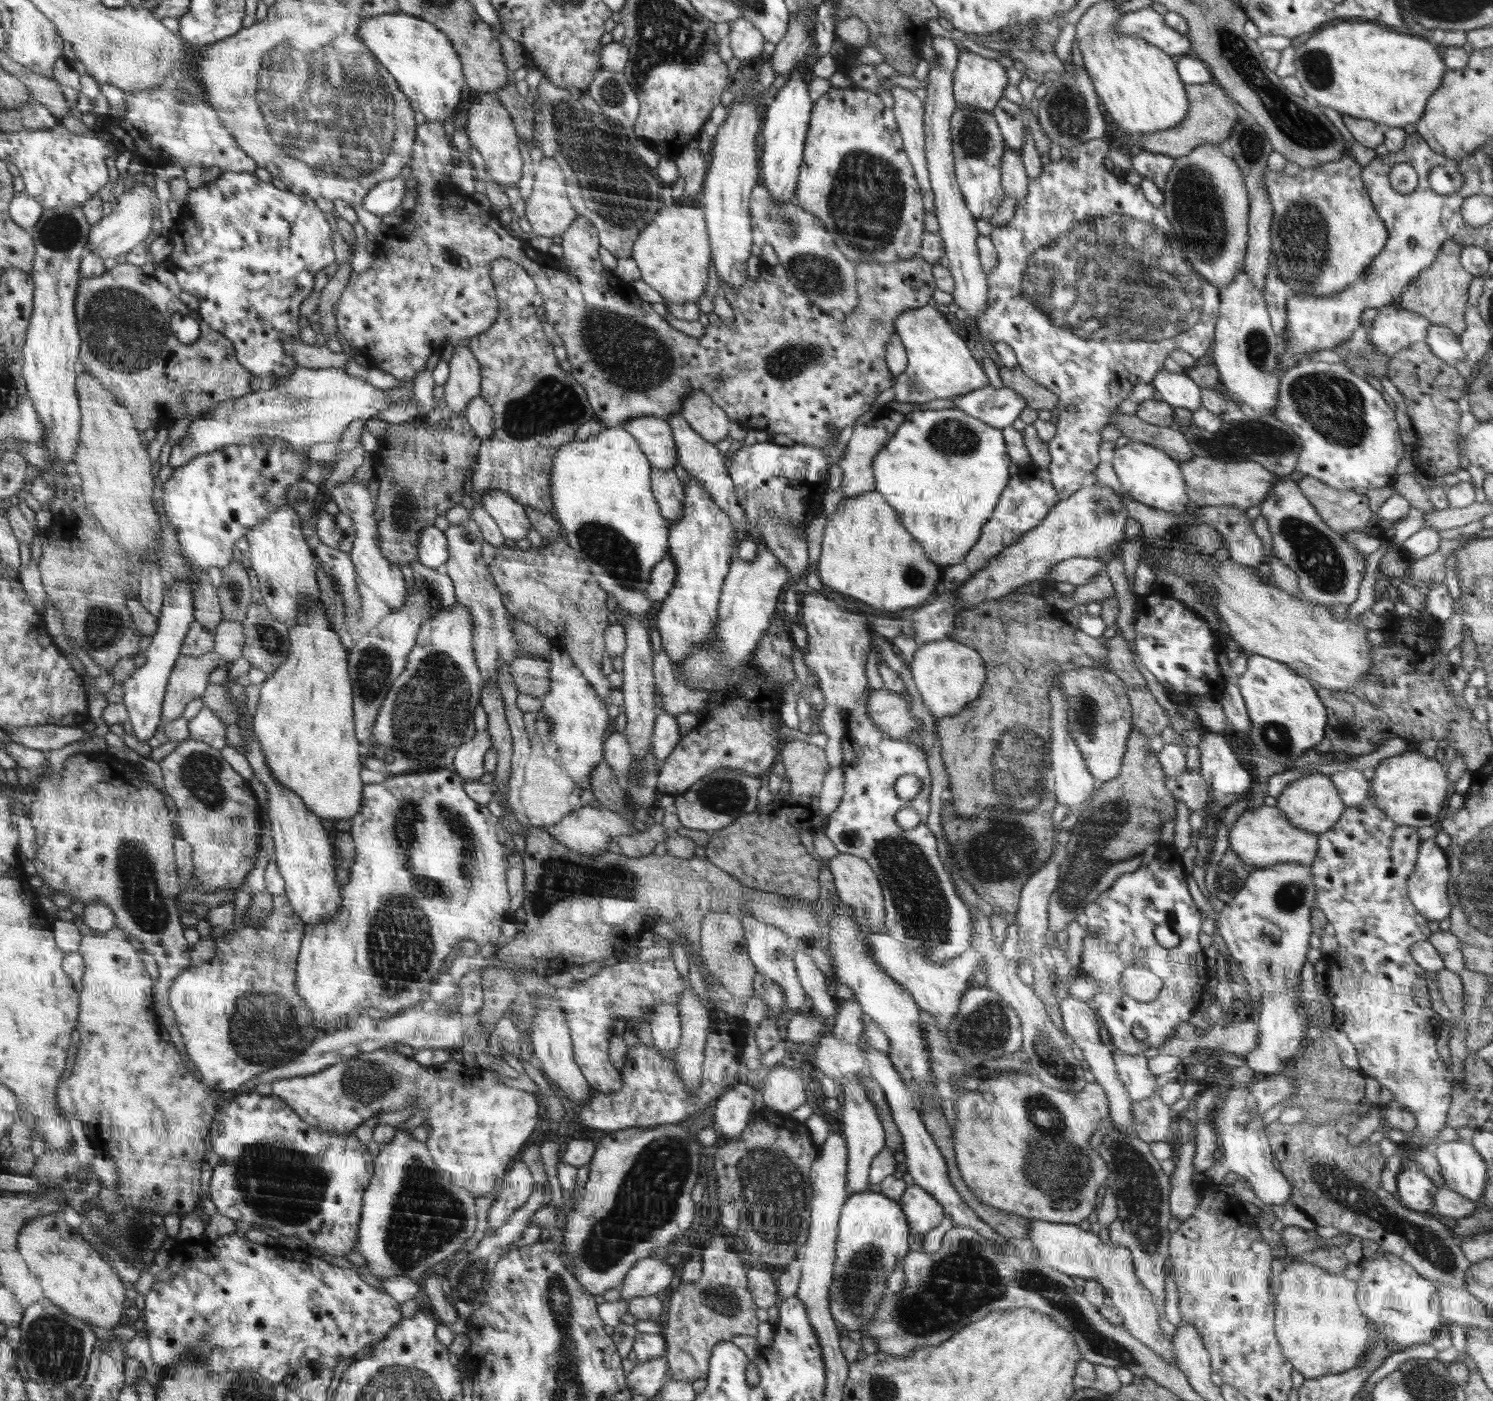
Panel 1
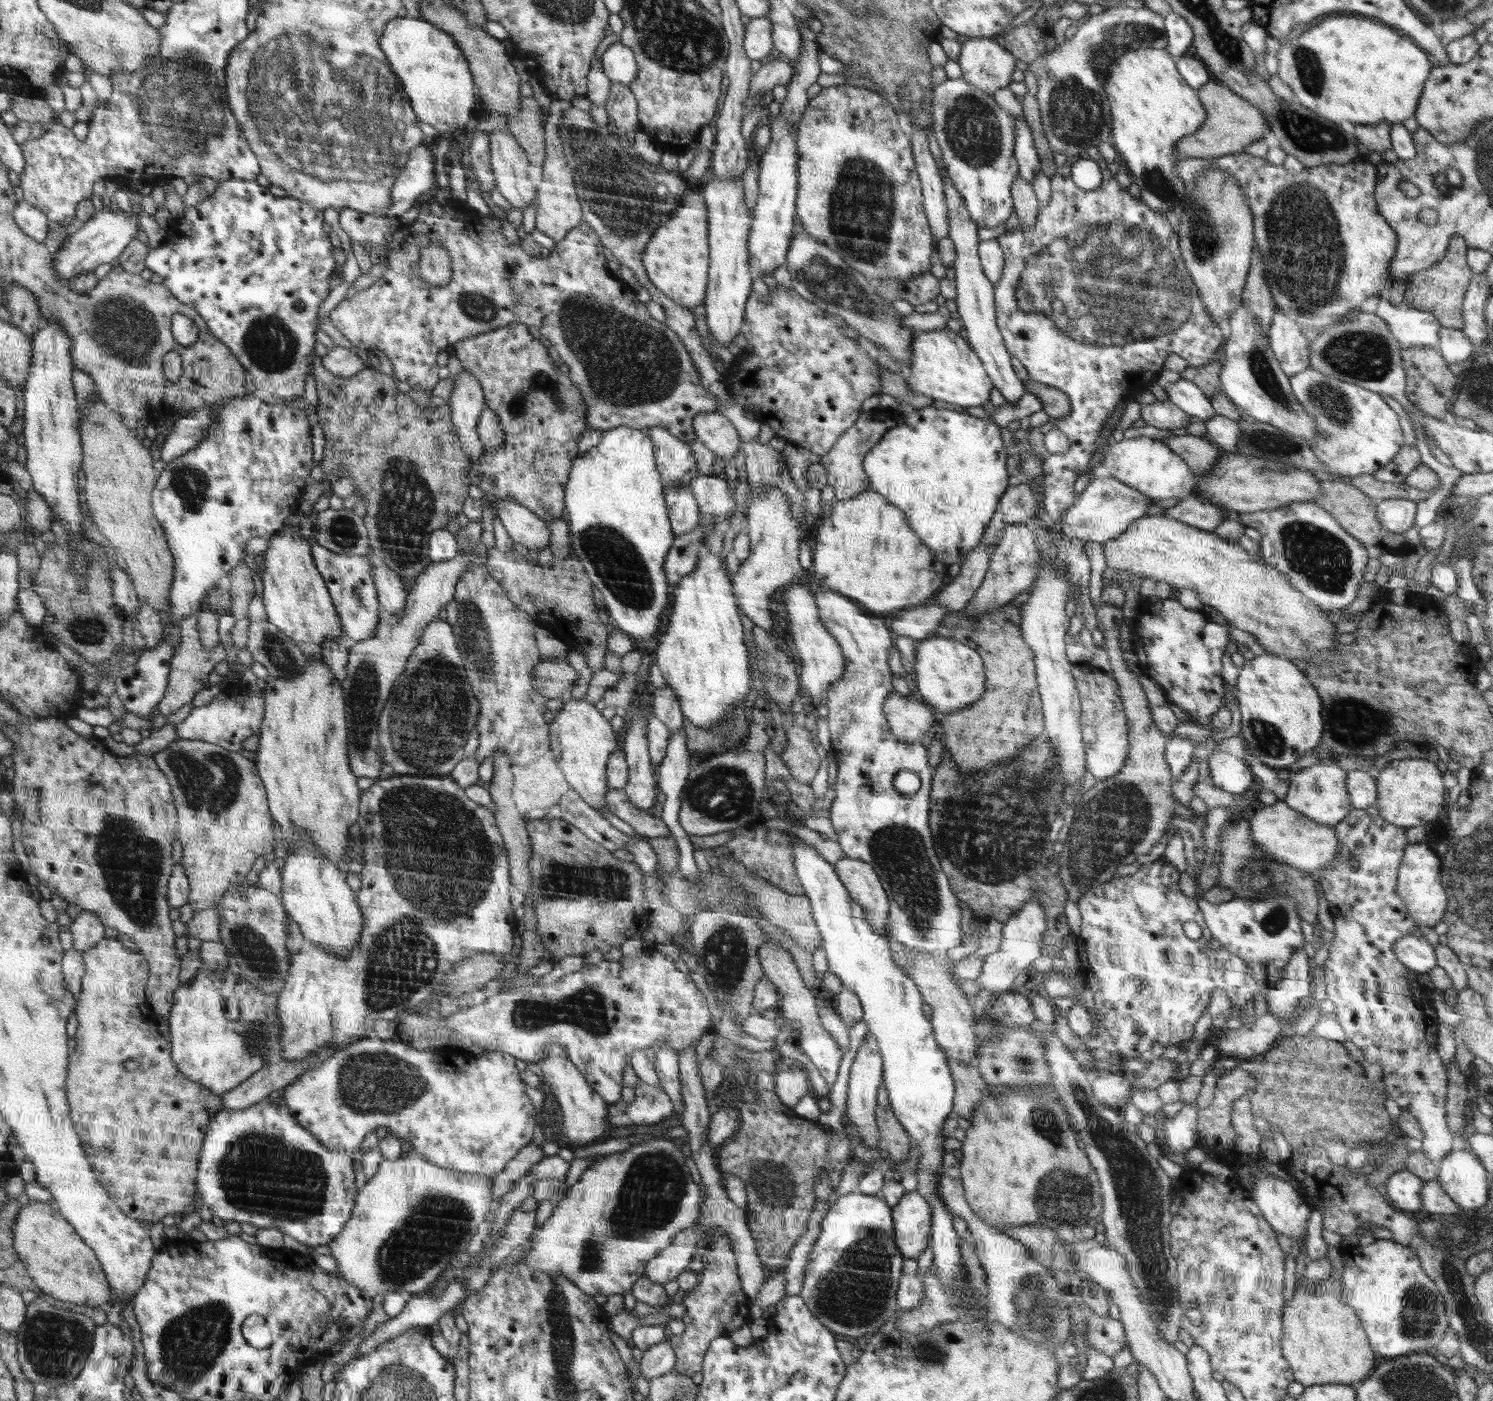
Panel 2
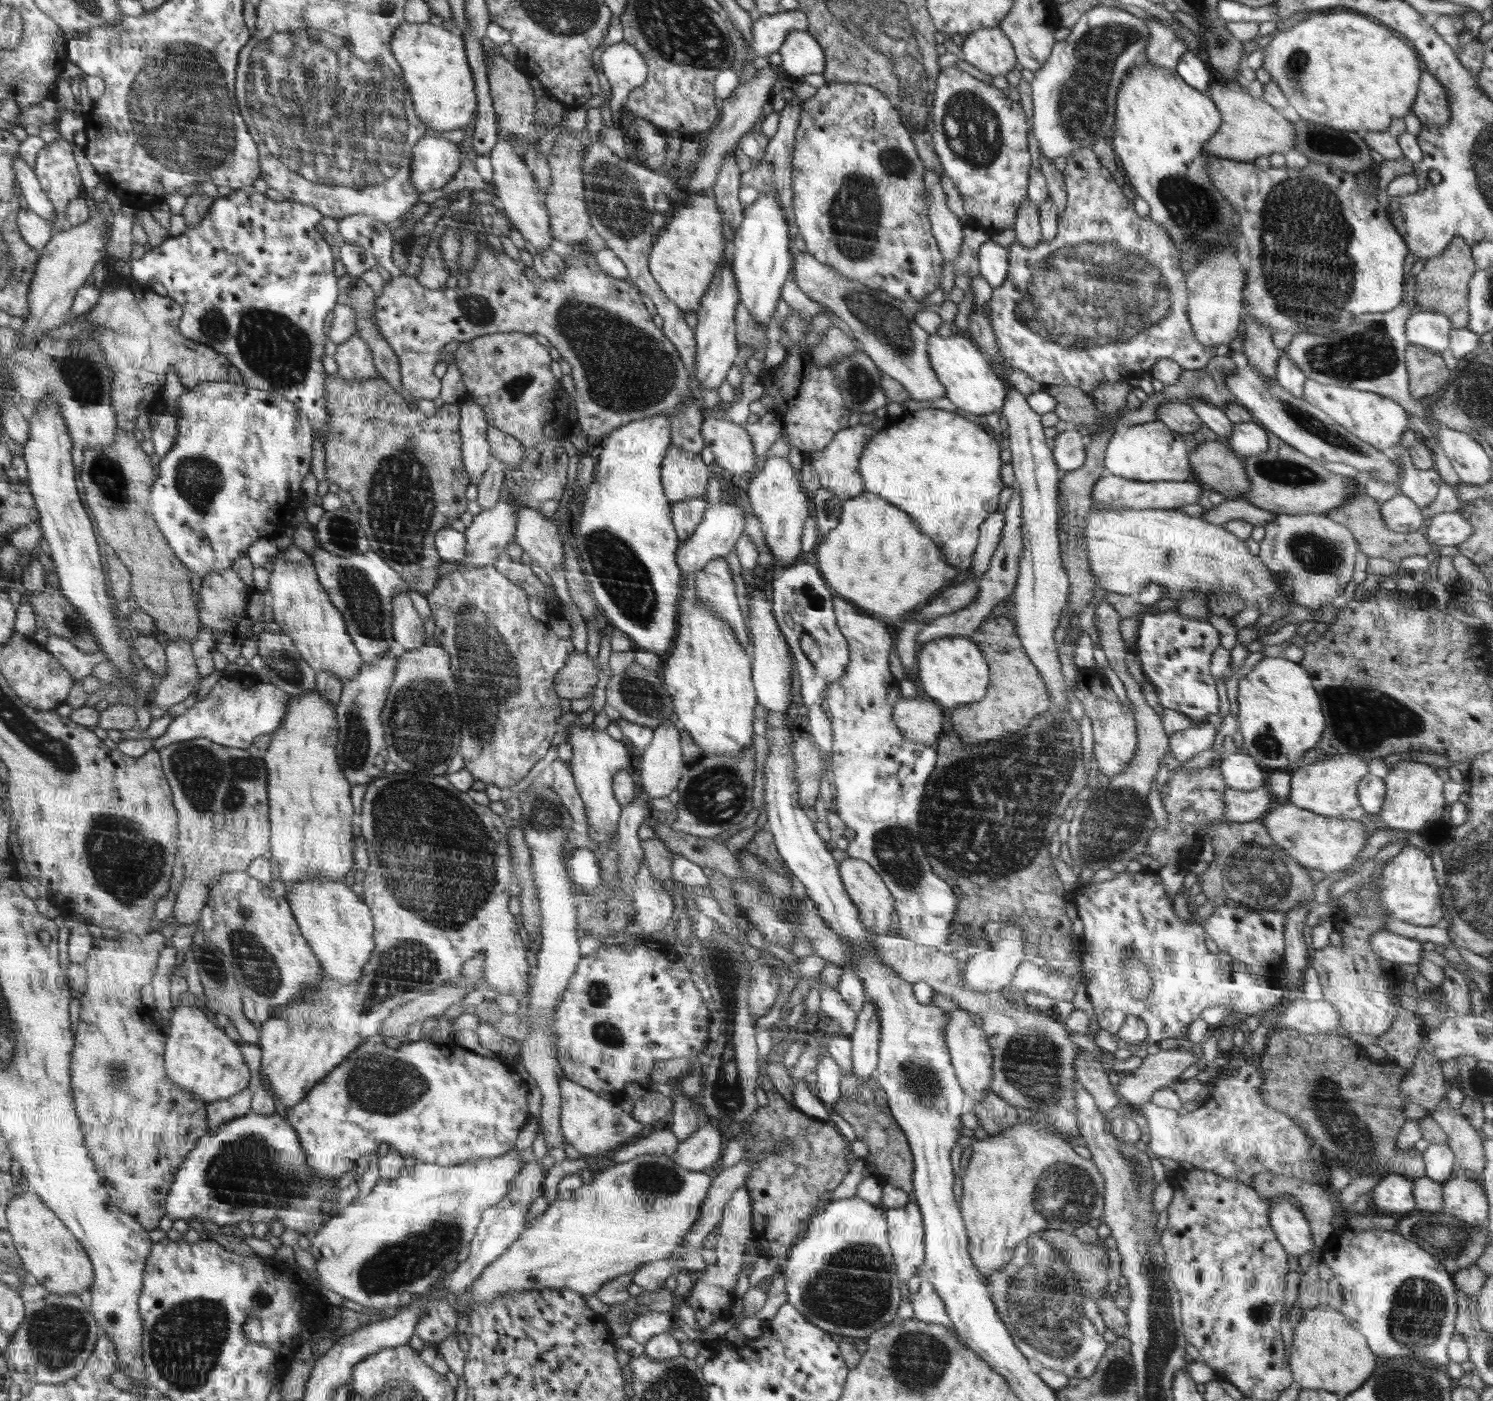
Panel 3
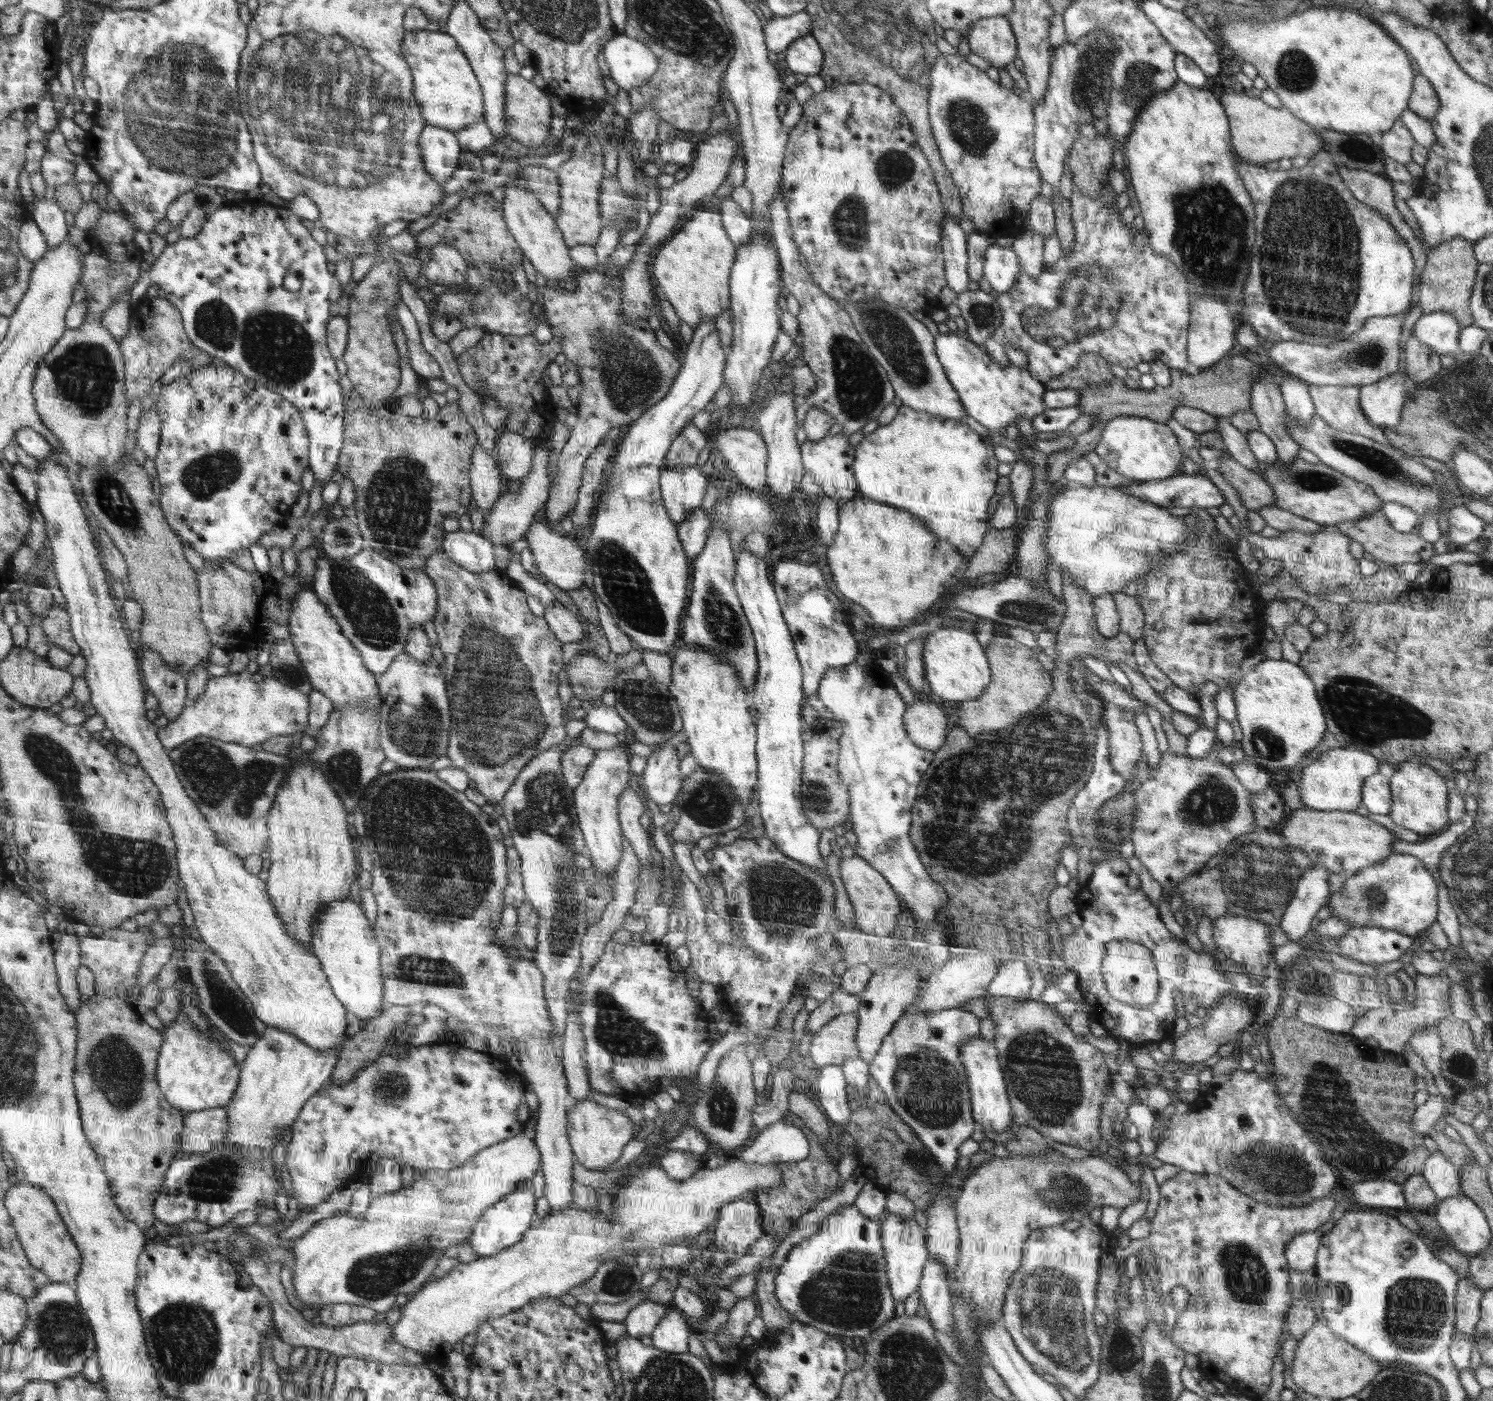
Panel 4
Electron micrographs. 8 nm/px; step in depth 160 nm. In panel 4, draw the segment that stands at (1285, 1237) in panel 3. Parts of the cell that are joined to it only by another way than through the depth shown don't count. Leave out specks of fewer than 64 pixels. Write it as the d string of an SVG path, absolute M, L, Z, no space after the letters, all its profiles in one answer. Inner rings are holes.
M1304 1231L1293 1236L1286 1245L1285 1257L1289 1268L1301 1271L1314 1271L1317 1261L1317 1250L1322 1233Z

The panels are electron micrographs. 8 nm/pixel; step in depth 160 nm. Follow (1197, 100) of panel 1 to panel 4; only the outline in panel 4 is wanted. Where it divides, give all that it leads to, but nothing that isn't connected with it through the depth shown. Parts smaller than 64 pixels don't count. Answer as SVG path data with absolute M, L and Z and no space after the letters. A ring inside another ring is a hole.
M1222 94L1220 102L1230 120L1231 149L1241 162L1265 164L1280 158L1303 156L1308 159L1318 154L1322 139L1316 128L1296 118L1286 107L1273 108L1254 95Z

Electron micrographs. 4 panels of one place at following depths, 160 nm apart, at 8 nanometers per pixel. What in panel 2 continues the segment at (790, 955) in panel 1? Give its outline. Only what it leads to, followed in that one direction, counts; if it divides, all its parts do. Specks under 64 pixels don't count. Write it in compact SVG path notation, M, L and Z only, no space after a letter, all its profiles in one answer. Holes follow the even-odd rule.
M775 939L764 942L758 948L758 958L764 977L774 983L780 994L777 1009L780 1012L780 1020L796 1020L800 1023L800 1047L801 1050L819 1070L824 1077L828 1088L834 1084L837 1079L839 1066L843 1060L844 1053L842 1049L823 1028L819 1019L819 1009L816 1007L816 999L814 998L815 990L808 988L807 984L801 978L798 968L794 966L790 954L785 950L784 946L780 946Z

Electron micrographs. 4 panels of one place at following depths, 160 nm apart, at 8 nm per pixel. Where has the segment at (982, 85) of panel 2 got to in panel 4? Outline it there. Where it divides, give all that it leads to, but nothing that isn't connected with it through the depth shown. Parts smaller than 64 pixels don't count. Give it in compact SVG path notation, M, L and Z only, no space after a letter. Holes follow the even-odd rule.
M1004 15L975 22L966 31L971 52L985 58L996 69L1005 68L1017 57L1017 42Z

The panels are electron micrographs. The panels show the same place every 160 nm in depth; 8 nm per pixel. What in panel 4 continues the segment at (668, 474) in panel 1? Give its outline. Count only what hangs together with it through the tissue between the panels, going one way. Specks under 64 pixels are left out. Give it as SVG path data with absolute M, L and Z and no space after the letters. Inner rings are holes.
M707 506L694 509L692 517L678 524L678 534L681 535L681 543L684 544L686 555L695 559L706 546L707 536L711 528L711 520Z

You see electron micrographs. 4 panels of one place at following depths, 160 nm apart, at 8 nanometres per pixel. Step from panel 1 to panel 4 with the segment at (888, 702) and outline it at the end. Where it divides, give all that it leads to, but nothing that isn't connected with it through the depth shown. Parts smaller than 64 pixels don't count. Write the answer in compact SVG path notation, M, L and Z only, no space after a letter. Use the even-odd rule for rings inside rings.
M918 698L914 704L907 705L904 721L906 732L918 746L935 752L944 746L948 722L938 704Z

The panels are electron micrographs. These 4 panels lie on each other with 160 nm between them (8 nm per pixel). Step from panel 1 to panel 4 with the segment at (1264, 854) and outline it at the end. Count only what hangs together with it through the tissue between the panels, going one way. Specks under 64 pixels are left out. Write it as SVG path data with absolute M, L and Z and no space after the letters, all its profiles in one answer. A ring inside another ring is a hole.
M1308 807L1292 810L1290 816L1281 822L1276 831L1280 833L1289 846L1297 846L1302 850L1311 862L1323 864L1328 872L1344 876L1352 876L1356 871L1368 868L1375 863L1382 862L1386 857L1392 856L1391 846L1397 838L1376 820L1373 821L1358 813L1344 810L1318 811Z

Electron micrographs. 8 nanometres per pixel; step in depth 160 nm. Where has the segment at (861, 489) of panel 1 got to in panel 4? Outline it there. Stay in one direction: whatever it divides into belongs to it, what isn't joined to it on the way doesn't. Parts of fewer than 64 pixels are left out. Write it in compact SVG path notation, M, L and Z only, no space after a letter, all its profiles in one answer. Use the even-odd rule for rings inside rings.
M836 434L826 436L822 441L806 440L801 445L801 461L805 462L805 470L814 482L822 487L824 494L833 498L840 506L858 495L857 484L852 472L855 459L855 446L849 444L849 437Z

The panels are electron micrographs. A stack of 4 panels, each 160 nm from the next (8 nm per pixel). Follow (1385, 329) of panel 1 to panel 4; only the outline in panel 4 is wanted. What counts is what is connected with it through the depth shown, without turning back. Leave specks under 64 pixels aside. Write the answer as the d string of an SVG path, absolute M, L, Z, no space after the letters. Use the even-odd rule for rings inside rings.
M1446 311L1422 313L1416 320L1412 334L1420 342L1431 346L1439 355L1459 354L1458 337L1461 324Z

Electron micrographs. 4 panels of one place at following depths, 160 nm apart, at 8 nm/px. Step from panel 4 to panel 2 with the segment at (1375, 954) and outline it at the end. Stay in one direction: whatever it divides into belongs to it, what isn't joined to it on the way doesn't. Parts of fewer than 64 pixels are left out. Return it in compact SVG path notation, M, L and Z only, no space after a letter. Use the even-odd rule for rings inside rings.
M1406 936L1400 941L1396 941L1392 950L1400 964L1404 964L1406 968L1410 968L1417 974L1428 973L1437 966L1435 948L1425 938Z

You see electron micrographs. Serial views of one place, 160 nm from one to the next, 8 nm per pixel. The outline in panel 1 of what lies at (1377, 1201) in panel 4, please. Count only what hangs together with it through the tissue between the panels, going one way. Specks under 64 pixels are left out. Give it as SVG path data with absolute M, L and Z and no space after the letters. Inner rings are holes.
M1407 1162L1396 1181L1396 1196L1405 1207L1421 1213L1433 1212L1434 1197L1438 1188L1430 1182L1422 1166L1417 1162Z

